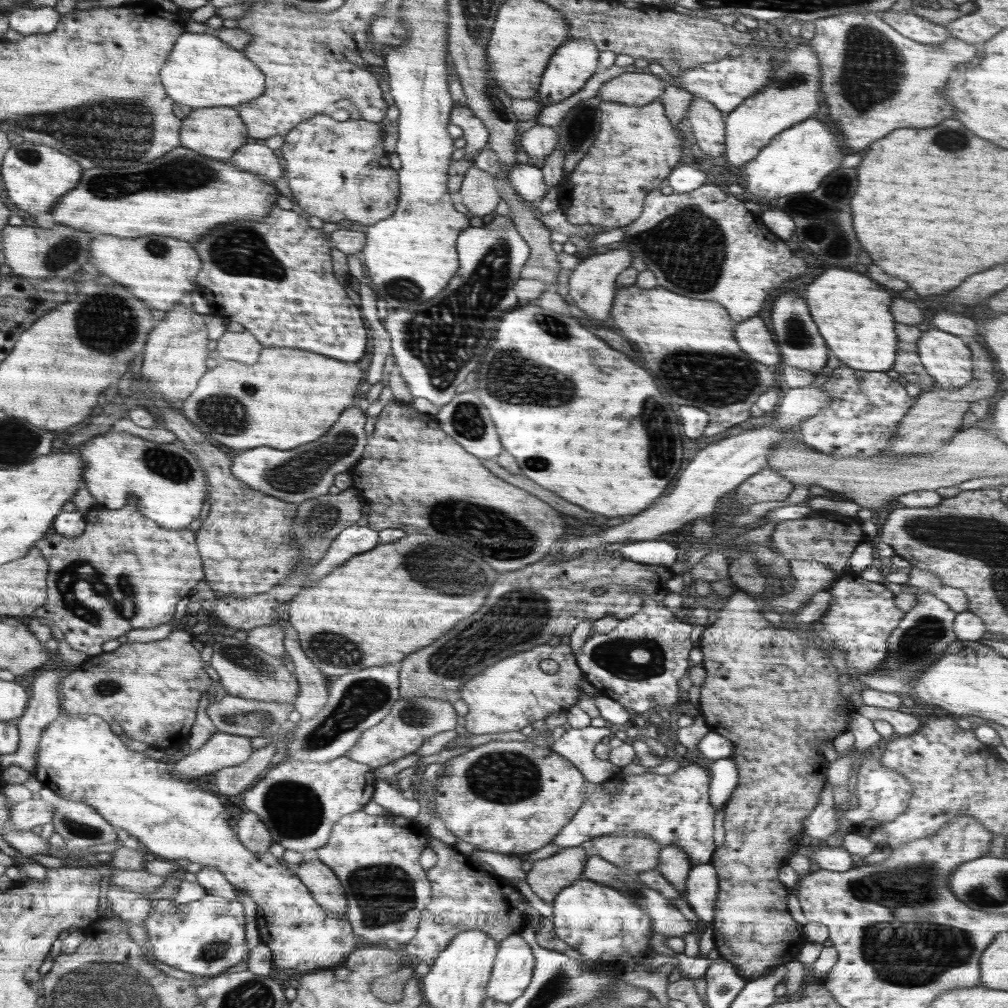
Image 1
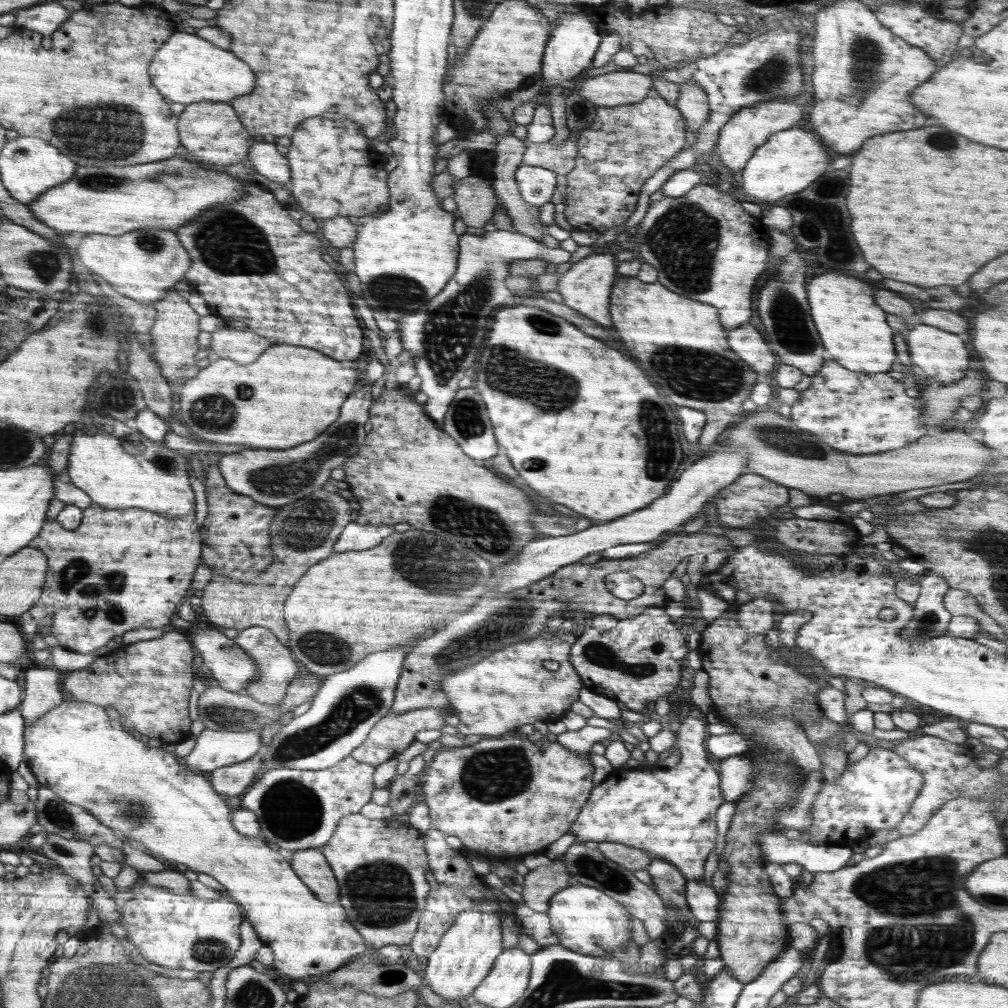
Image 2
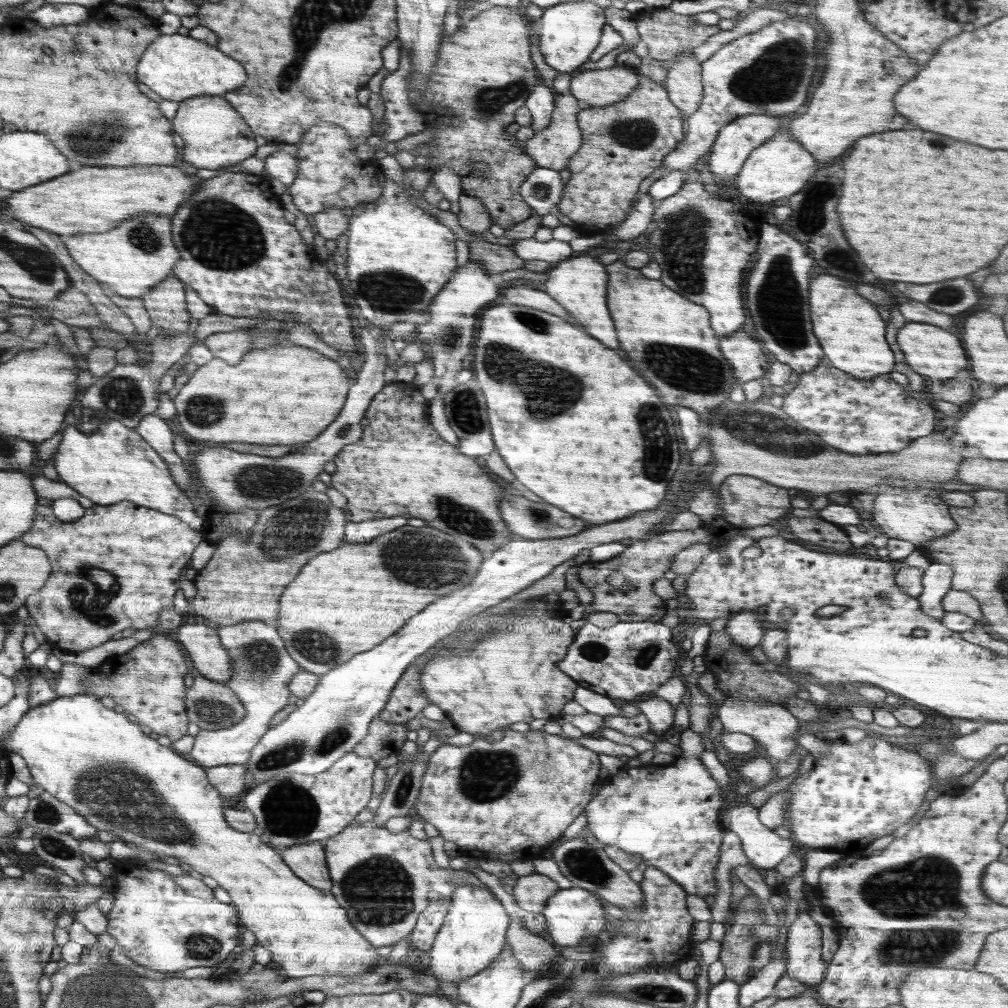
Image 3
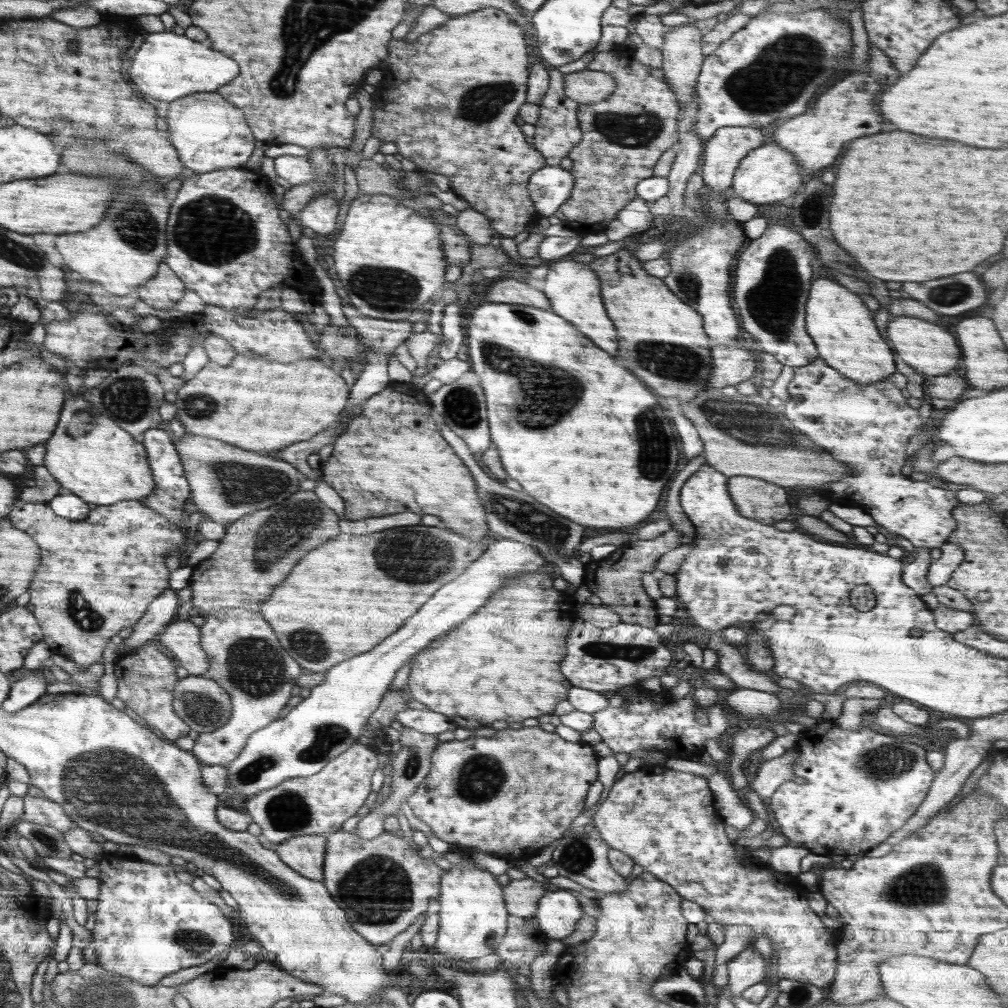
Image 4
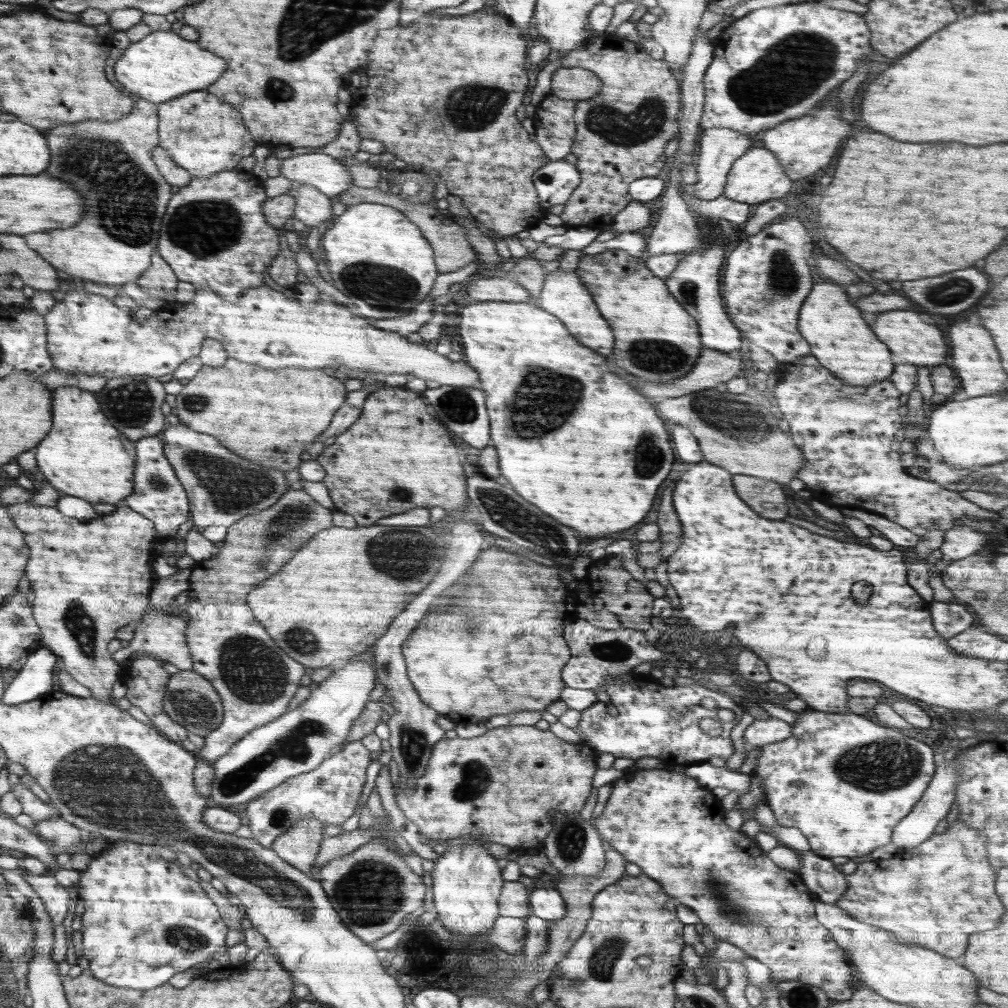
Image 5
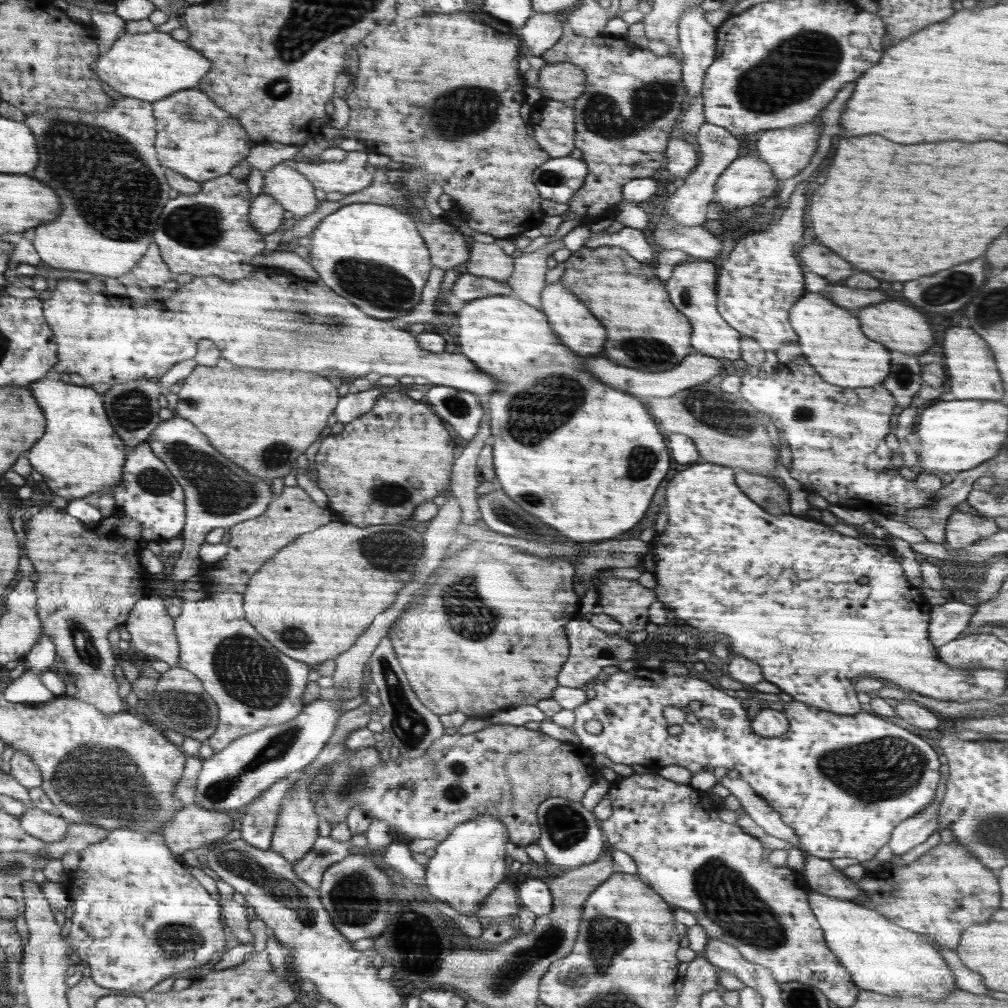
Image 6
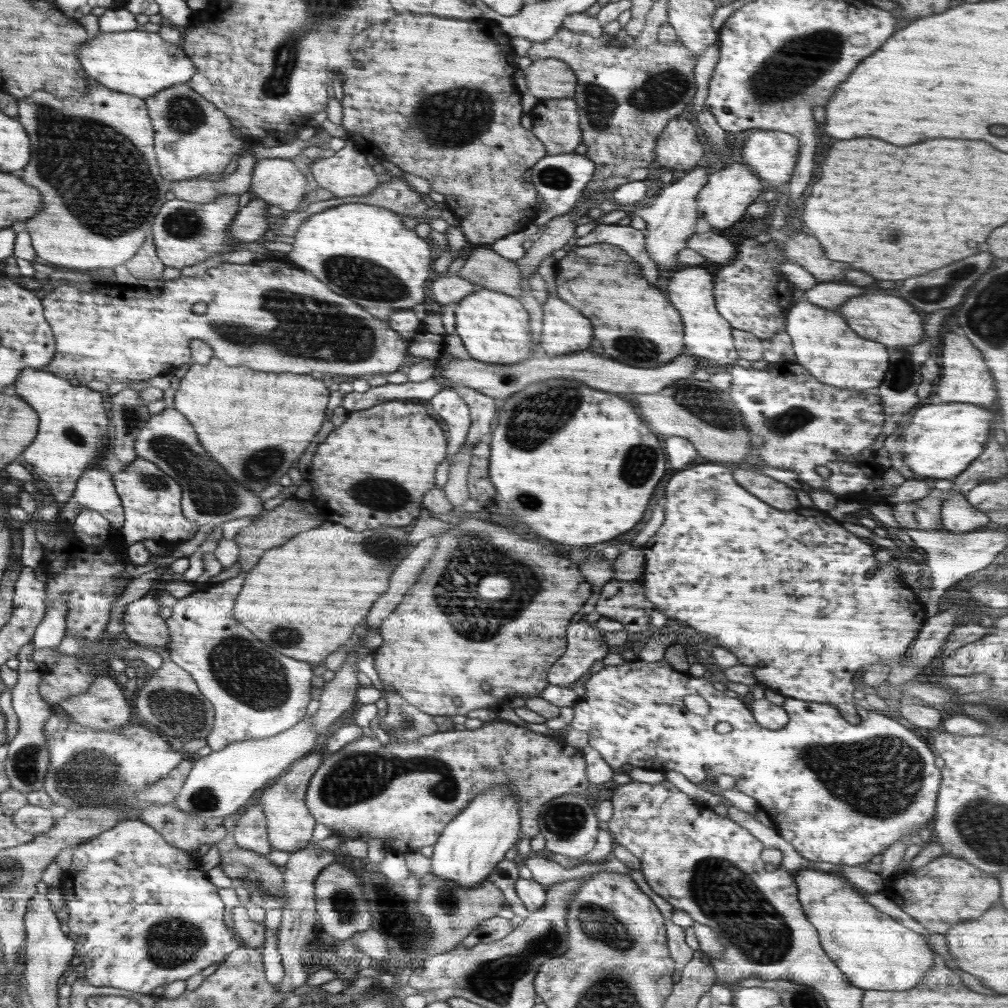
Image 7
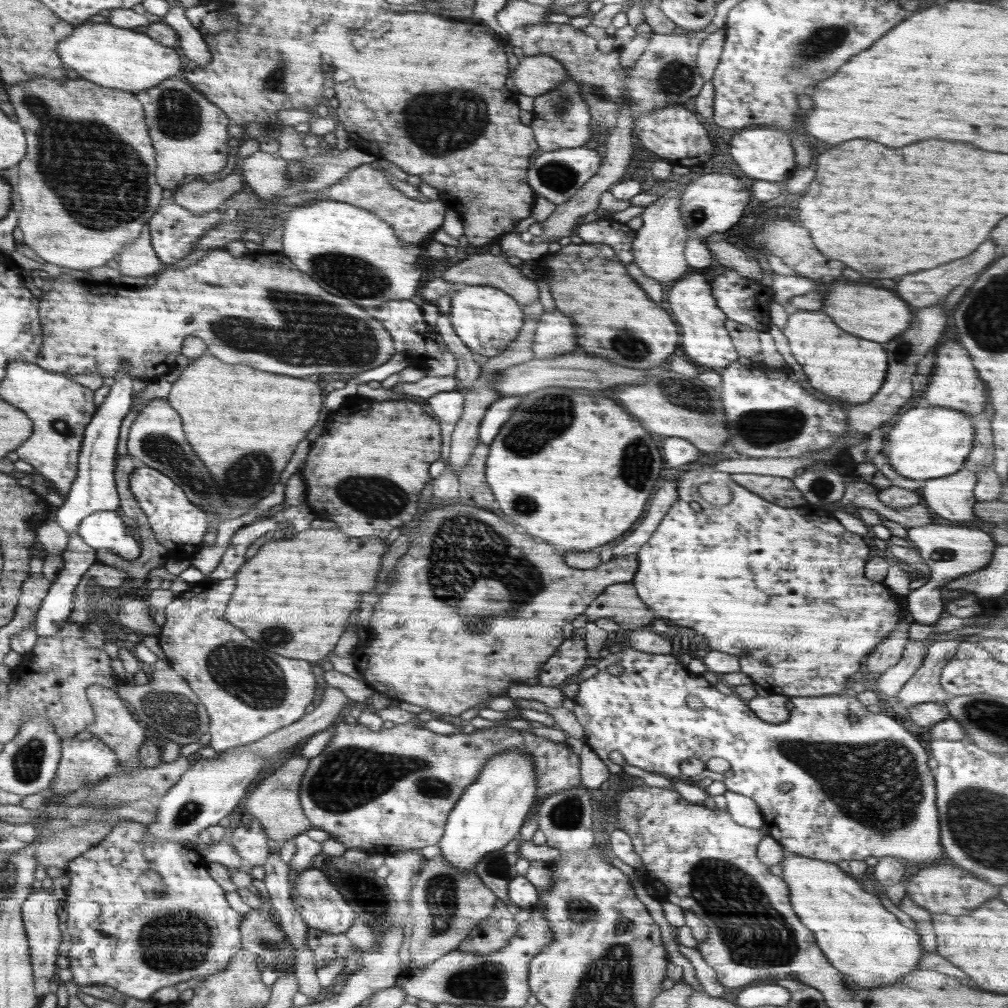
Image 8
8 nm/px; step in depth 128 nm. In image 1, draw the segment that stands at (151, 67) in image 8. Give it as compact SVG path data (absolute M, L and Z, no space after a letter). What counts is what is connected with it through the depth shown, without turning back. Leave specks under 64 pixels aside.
M184 31L174 43L171 53L159 72L166 94L180 102L196 108L213 106L237 107L243 102L258 98L265 90L265 76L242 52L228 44L211 31L192 33Z

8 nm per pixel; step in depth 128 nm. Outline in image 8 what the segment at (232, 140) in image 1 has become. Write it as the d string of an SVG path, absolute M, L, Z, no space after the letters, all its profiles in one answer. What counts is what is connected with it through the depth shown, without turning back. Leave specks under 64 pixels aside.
M182 77L167 78L152 89L134 95L145 110L145 121L158 162L156 180L163 190L176 190L188 180L217 177L231 167L233 151L228 146L227 128L232 122L222 109Z

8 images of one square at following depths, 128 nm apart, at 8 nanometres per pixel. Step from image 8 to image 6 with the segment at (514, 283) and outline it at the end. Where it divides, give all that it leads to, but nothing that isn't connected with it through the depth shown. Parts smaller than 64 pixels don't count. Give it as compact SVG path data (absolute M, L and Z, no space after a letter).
M470 242L464 272L506 283L513 271L514 256L505 254L498 244Z

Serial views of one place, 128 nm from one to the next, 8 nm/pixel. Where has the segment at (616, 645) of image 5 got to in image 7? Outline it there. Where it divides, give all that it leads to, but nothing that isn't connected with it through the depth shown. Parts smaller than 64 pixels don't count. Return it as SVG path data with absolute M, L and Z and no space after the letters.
M586 620L569 623L564 654L550 667L546 675L549 685L567 687L580 680L592 669L596 660L602 660L610 646L602 640L601 633Z

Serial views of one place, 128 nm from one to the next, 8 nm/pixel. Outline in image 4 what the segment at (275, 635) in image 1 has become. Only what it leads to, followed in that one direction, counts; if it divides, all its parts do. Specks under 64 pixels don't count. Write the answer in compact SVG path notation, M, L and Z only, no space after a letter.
M222 608L208 615L200 615L206 619L200 626L200 644L210 661L210 669L206 671L205 678L214 680L228 693L231 712L226 725L196 738L192 755L203 766L226 767L240 755L250 735L279 719L280 711L292 698L296 680L306 671L284 652L270 624L258 612Z

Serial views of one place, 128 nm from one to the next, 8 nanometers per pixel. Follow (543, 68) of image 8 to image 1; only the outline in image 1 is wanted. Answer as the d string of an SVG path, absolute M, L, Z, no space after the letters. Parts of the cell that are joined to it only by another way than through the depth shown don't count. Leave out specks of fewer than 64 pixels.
M627 72L604 83L597 95L604 102L646 106L661 98L666 86L662 79L652 73Z

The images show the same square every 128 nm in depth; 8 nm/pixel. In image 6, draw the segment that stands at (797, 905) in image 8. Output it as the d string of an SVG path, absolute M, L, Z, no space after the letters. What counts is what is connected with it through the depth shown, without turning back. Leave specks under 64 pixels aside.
M816 889L807 894L808 902L819 925L826 946L844 968L848 968L853 983L859 989L892 997L921 996L941 1000L957 988L955 976L938 950L923 934L894 926L879 912L866 910L846 900L832 900Z

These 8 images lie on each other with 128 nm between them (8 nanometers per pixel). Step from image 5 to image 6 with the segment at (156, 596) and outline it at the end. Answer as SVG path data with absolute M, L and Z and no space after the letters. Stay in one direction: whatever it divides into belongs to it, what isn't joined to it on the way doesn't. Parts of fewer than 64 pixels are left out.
M175 415L172 419L161 420L158 428L153 430L145 441L153 453L166 464L167 470L183 488L185 494L185 529L181 534L184 539L180 558L174 564L171 576L156 576L151 592L158 590L159 578L162 588L182 588L188 578L199 572L199 548L204 538L213 528L228 530L231 526L245 520L260 516L273 501L271 482L252 476L250 472L232 464L229 458L218 454L214 446L210 446L208 438L198 432L192 422Z

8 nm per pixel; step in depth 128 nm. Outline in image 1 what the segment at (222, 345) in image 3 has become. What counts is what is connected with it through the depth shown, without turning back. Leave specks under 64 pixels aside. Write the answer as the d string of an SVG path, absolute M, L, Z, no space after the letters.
M249 331L244 332L224 332L223 336L217 340L216 351L225 360L234 360L242 364L254 364L258 360L263 346Z

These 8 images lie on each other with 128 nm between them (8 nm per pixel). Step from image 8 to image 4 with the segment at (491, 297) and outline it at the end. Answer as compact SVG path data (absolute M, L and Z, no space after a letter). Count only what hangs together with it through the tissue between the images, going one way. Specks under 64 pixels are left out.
M488 302L470 311L470 322L466 329L468 348L470 348L470 370L477 374L481 387L485 394L487 404L487 419L492 446L498 451L504 471L509 478L516 480L532 498L546 504L550 510L582 524L588 528L624 528L632 526L646 516L650 516L656 510L656 504L660 500L660 494L666 486L666 482L672 478L676 462L678 462L678 446L674 438L674 430L670 426L670 420L666 420L664 410L658 406L654 394L626 368L618 366L616 360L594 346L582 332L578 332L570 322L558 317L551 310L542 310L535 306L523 304L502 304Z

